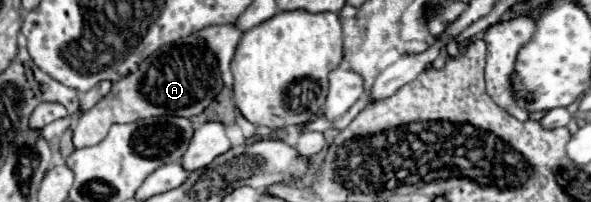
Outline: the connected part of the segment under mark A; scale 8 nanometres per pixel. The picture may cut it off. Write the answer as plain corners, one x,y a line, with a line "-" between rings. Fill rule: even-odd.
234,24
208,26
200,32
194,32
192,36
180,38
176,44
160,48
148,56
148,60
142,60
136,72
124,76
124,80
118,80
108,96
82,114
74,128
74,146
86,148
102,142
110,126
116,122
136,122
140,118
152,116
190,118
200,114
222,90
222,74
230,70
230,60
240,34
242,32

